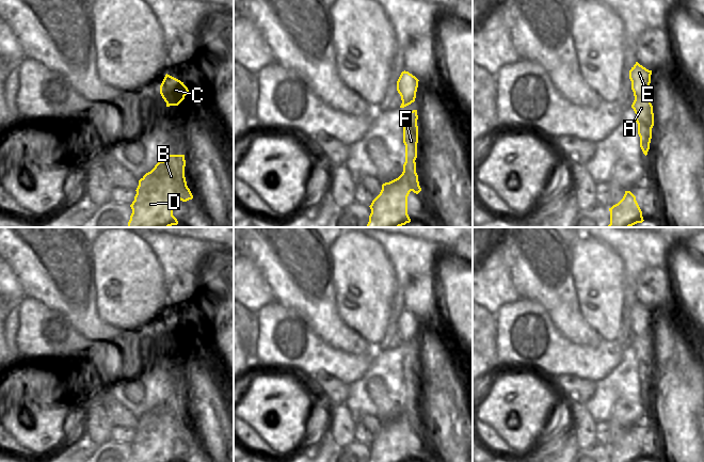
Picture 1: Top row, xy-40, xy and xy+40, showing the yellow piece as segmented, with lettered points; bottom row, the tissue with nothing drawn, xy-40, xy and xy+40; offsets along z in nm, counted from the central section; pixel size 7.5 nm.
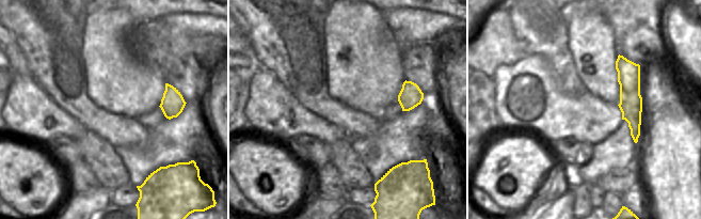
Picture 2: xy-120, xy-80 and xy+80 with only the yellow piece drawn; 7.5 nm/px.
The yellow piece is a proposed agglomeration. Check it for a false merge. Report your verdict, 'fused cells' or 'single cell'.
fused cells

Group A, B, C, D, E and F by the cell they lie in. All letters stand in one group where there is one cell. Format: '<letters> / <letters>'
A C E / B D F

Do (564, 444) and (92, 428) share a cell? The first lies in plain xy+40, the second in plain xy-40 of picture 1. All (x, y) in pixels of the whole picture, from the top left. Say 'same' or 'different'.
different

